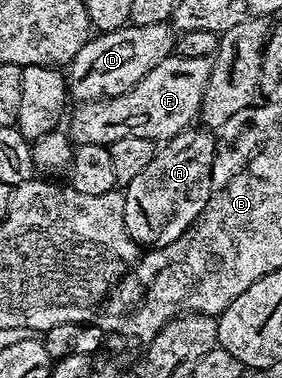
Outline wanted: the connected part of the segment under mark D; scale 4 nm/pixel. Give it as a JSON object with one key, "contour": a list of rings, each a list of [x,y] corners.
{"contour":[[[130,23],[113,32],[102,32],[86,40],[84,46],[67,65],[69,100],[84,102],[102,100],[107,96],[118,96],[135,86],[159,62],[163,62],[175,52],[175,29],[172,23],[139,26]]]}

